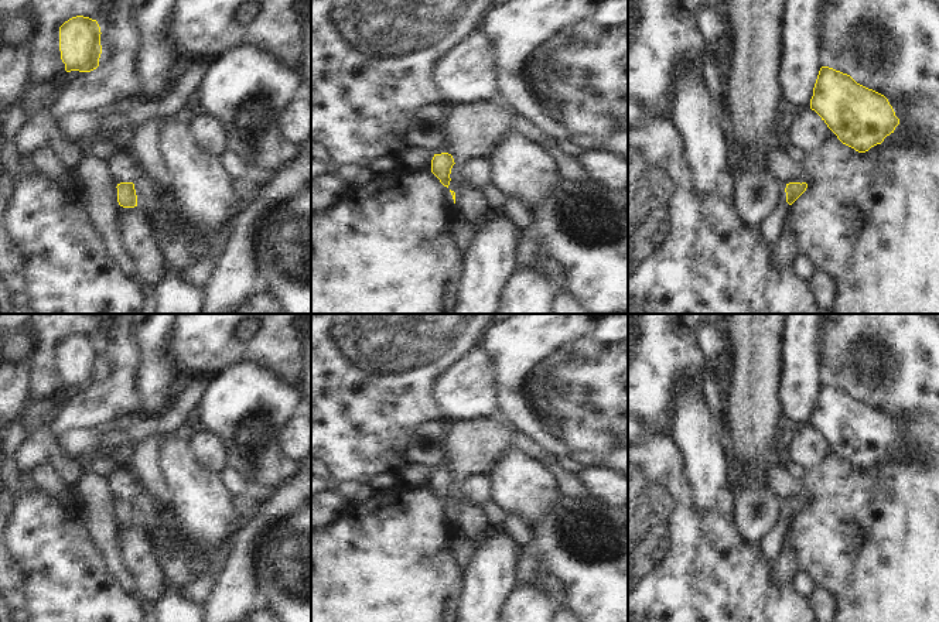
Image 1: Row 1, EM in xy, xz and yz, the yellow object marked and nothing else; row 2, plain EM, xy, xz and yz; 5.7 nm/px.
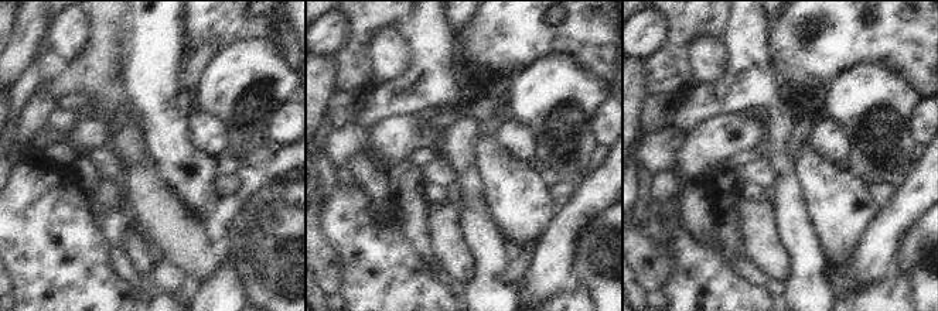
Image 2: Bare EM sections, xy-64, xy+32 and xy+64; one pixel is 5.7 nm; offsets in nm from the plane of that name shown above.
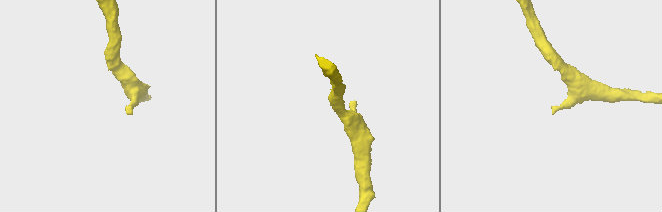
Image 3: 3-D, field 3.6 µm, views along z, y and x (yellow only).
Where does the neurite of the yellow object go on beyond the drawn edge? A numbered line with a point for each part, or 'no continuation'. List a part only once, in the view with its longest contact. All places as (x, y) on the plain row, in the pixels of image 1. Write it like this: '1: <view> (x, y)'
1: xy (120, 527)

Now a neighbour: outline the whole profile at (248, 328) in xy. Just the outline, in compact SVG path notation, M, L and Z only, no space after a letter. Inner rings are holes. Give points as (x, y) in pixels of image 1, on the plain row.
M247 318L239 325L239 336L245 341L253 338L260 329L260 319Z

